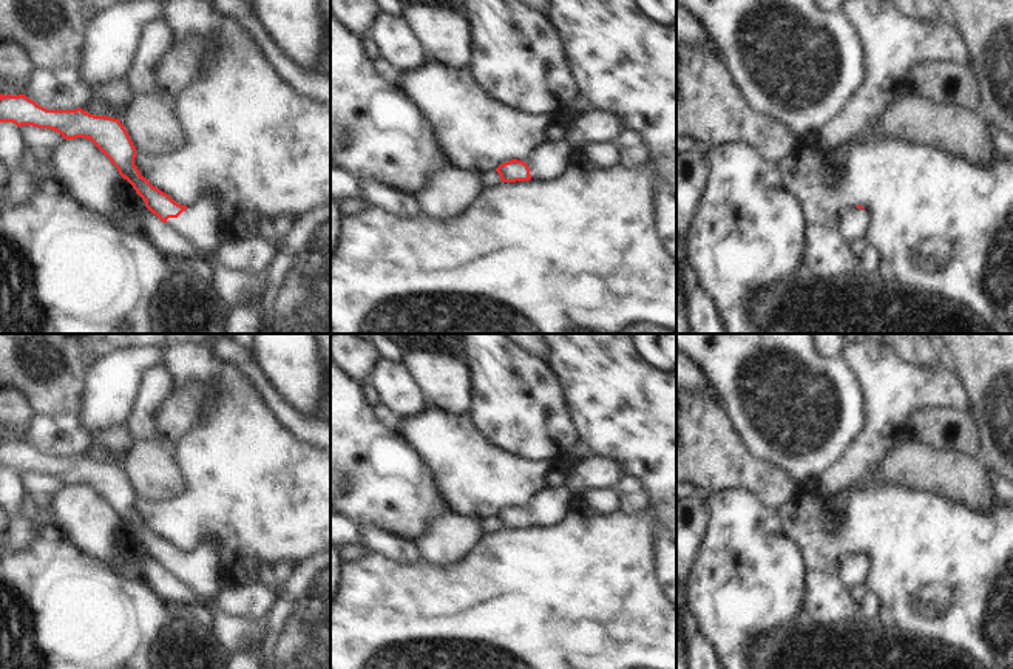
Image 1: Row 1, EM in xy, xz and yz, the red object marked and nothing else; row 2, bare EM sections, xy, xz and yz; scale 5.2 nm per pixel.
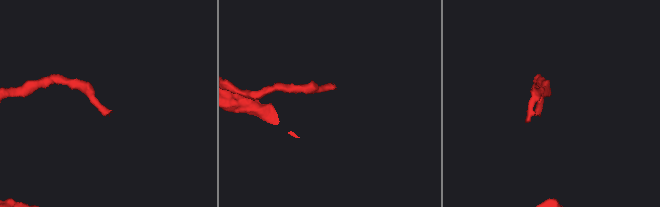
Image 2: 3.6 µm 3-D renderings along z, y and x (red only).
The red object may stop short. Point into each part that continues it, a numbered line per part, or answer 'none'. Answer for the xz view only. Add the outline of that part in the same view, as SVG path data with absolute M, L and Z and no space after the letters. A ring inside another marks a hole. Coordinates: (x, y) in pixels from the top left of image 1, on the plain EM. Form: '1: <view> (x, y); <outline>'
1: xz (548, 505); M564 484L537 491L525 507L531 525L550 527L565 518L571 498L573 493Z

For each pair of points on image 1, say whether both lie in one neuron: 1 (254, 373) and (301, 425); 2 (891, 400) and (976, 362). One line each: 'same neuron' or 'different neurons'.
1: same neuron
2: different neurons

